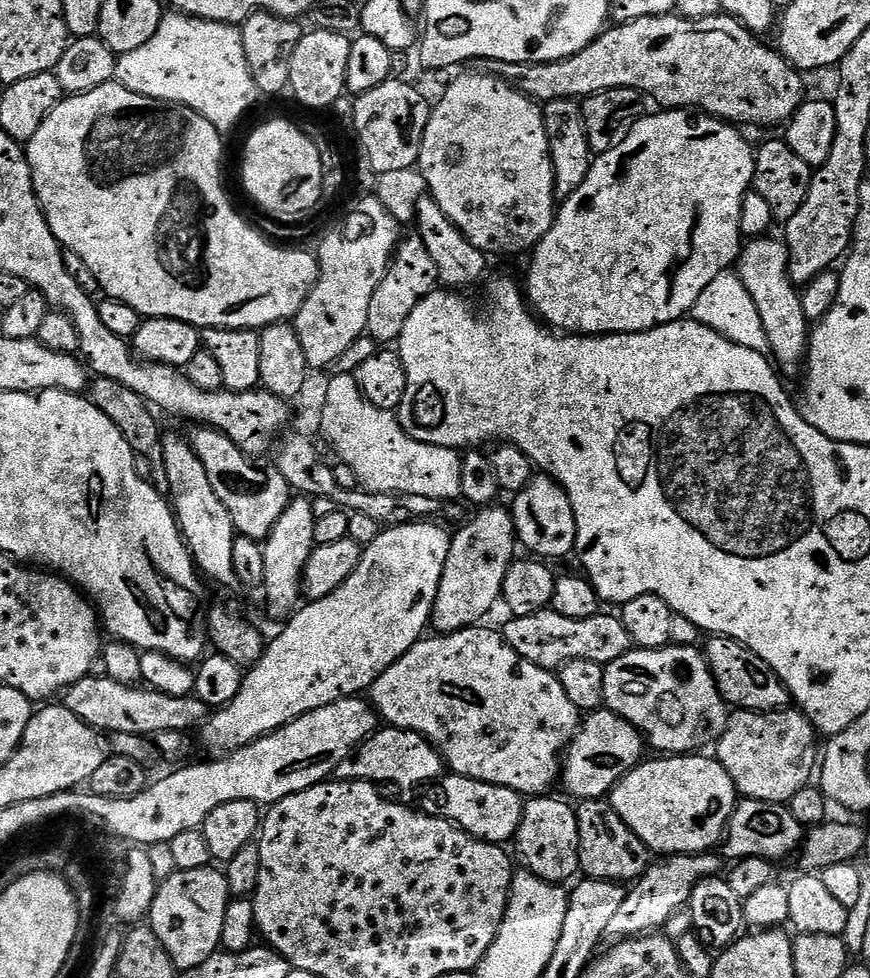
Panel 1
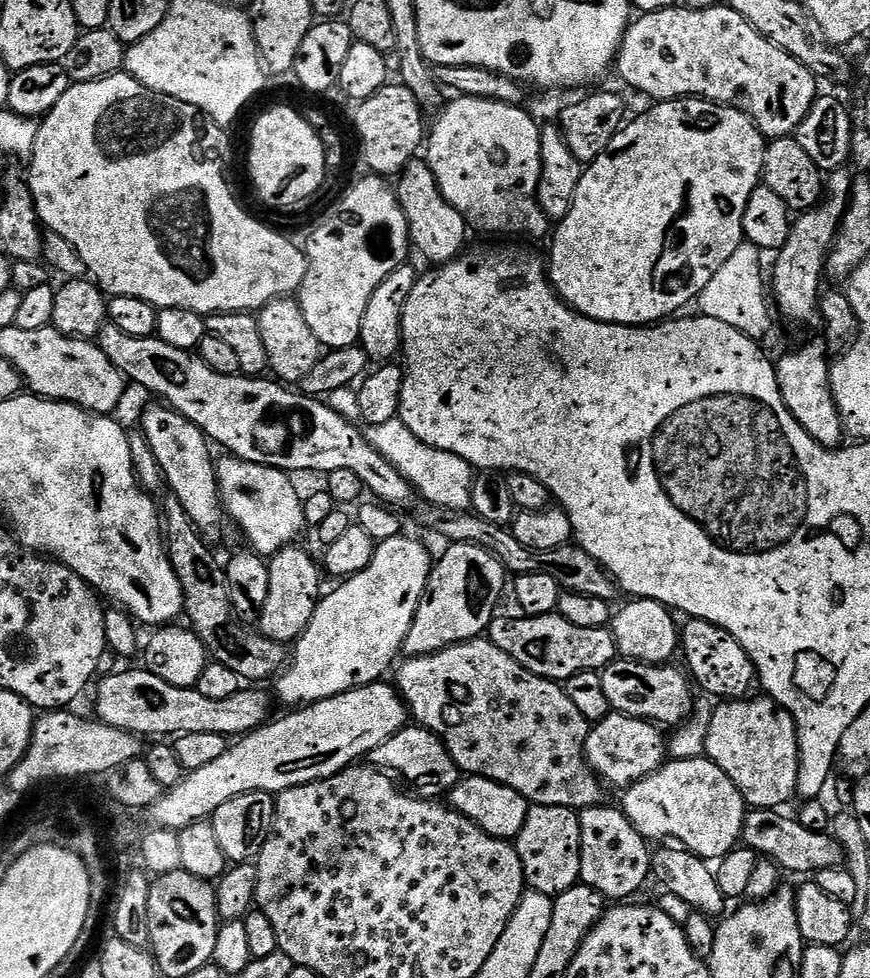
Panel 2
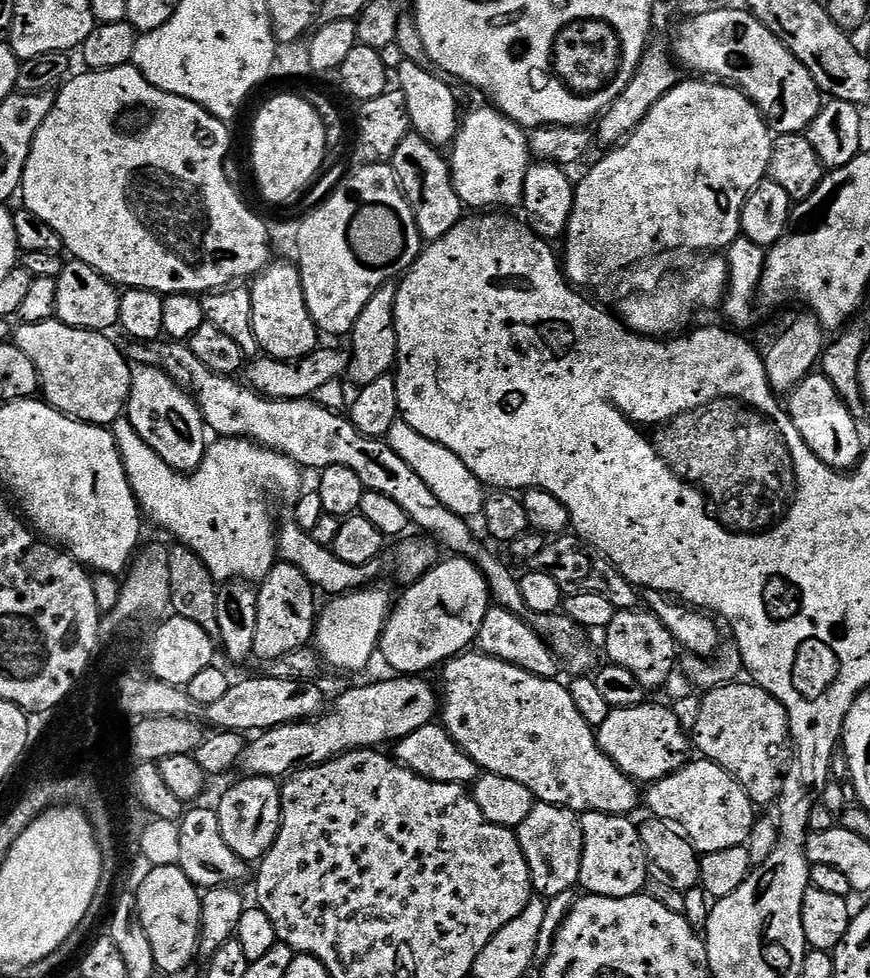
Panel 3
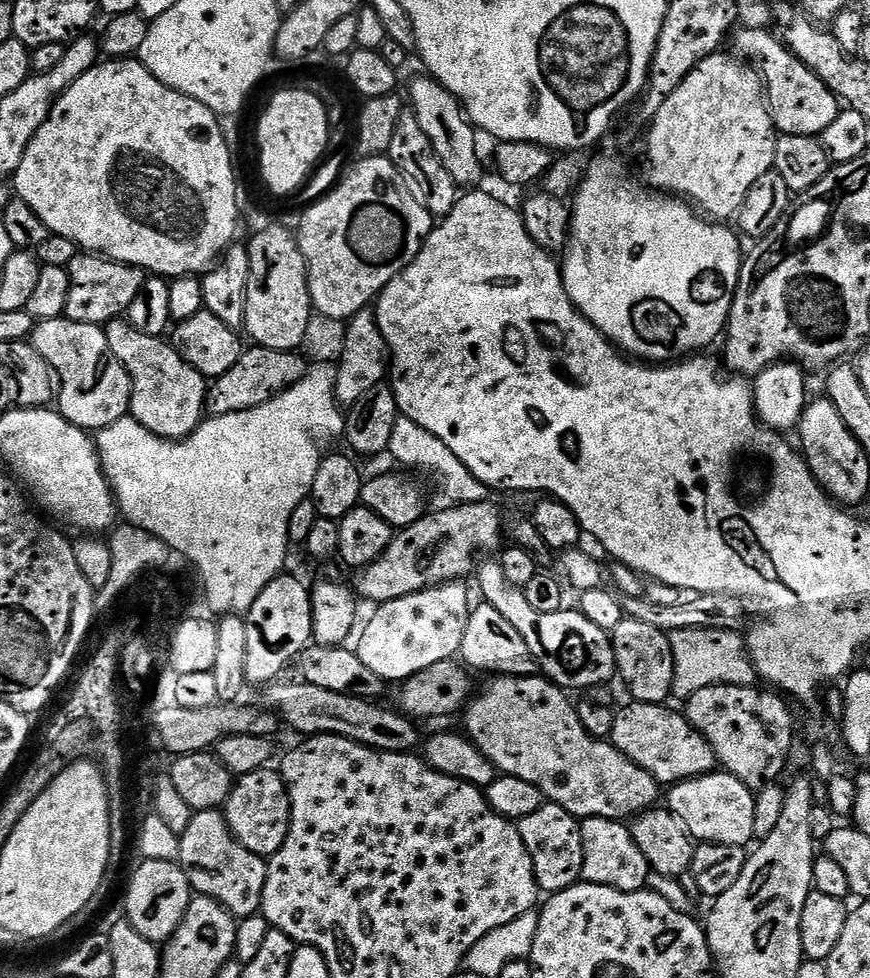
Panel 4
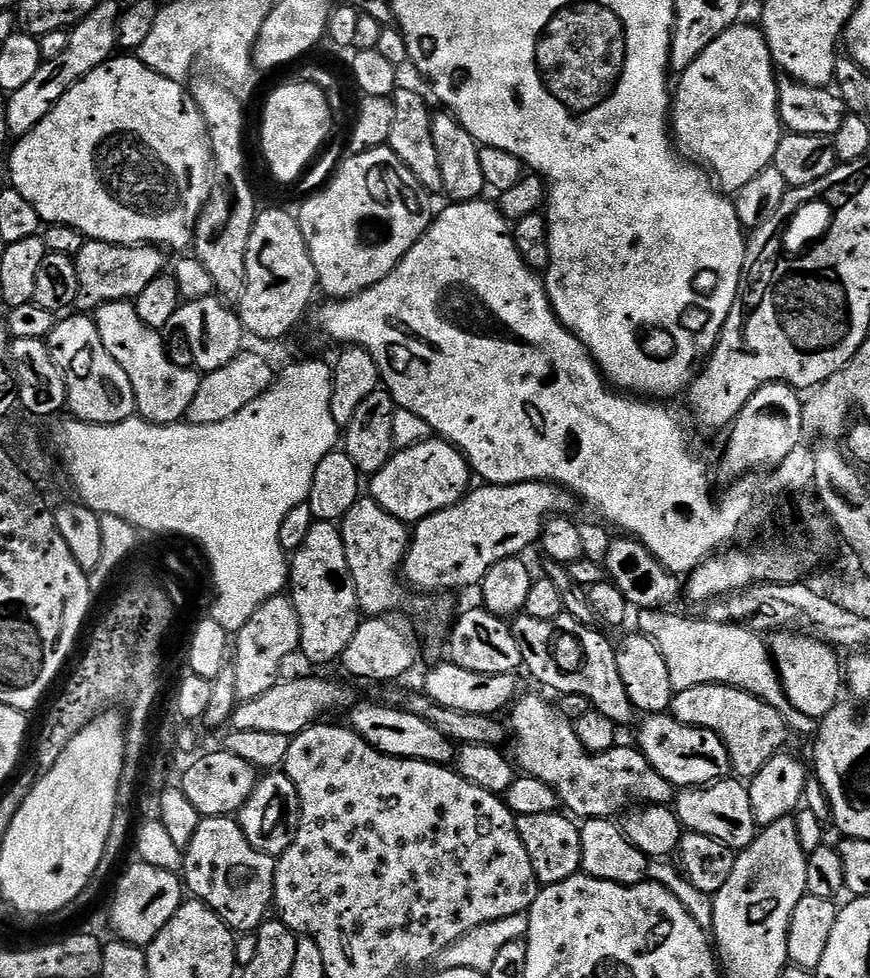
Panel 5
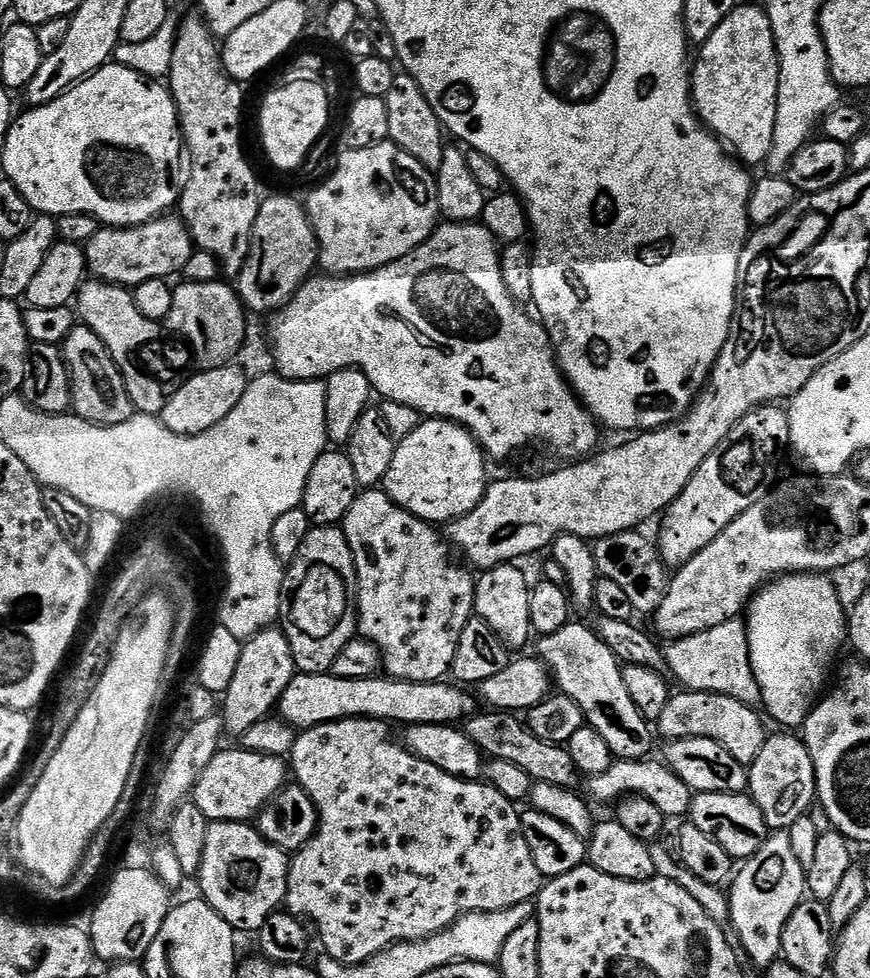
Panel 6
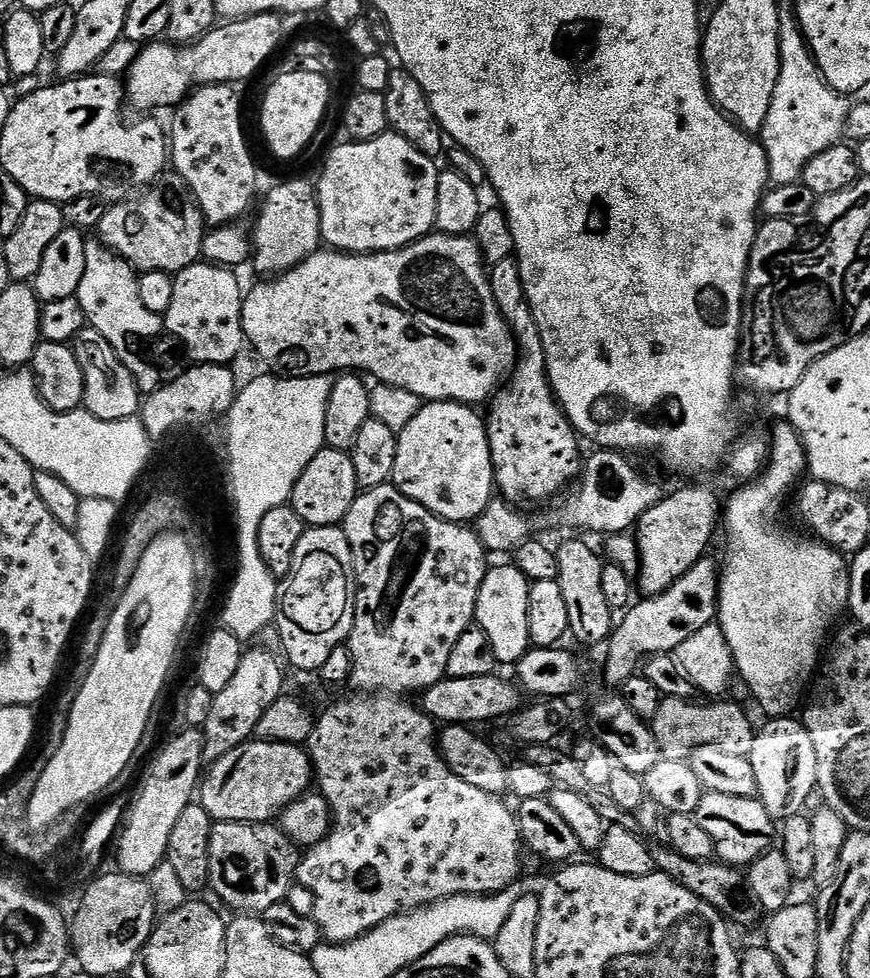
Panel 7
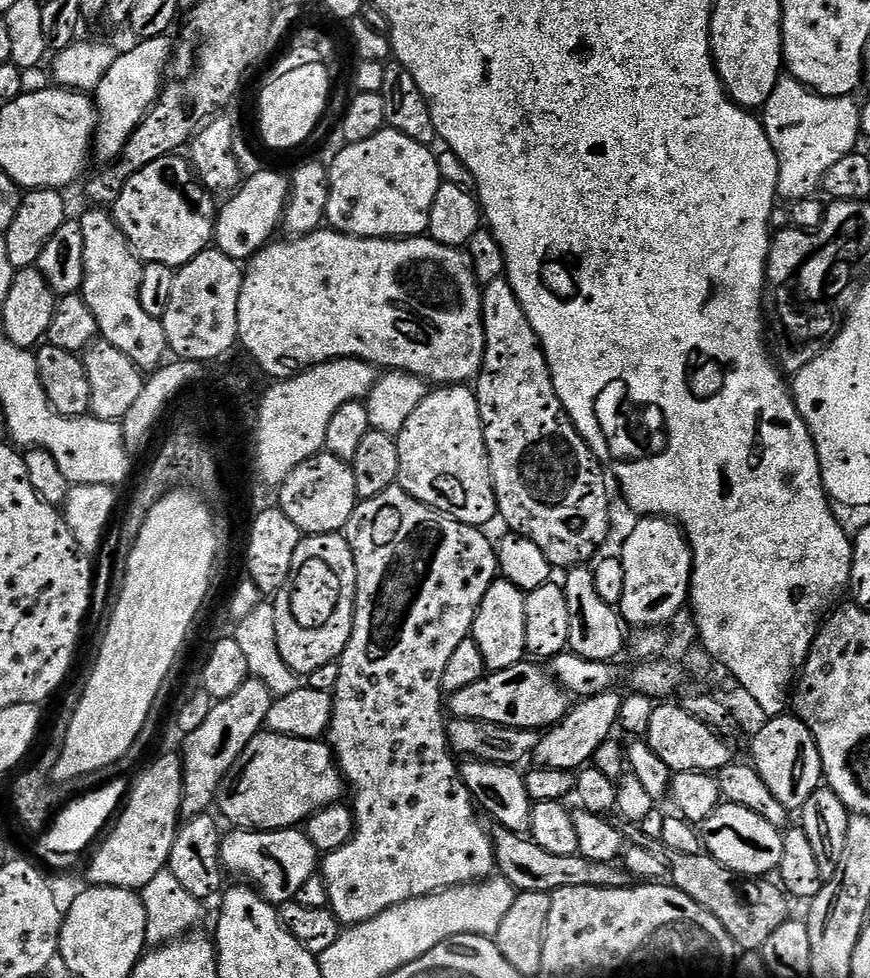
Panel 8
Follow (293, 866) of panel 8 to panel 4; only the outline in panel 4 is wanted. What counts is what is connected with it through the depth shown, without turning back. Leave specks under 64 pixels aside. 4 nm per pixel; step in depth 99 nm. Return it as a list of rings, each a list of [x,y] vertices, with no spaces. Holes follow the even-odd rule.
[[[193,811],[190,826],[180,836],[181,870],[186,874],[193,893],[214,898],[234,917],[257,915],[266,886],[268,865],[265,857],[246,850],[232,836],[223,811]]]

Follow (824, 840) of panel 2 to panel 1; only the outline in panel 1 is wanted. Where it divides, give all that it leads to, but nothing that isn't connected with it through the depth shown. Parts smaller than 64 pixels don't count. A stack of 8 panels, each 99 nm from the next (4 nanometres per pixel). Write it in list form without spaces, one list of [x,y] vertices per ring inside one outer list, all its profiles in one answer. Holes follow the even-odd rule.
[[[741,799],[732,811],[722,841],[722,856],[725,861],[735,862],[746,858],[766,858],[773,862],[784,860],[803,844],[806,835],[804,825],[799,824],[783,804],[771,804],[761,800]]]

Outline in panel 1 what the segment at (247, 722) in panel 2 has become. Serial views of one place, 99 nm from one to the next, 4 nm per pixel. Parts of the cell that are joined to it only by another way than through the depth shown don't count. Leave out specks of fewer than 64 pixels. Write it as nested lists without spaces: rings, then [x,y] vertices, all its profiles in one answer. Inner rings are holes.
[[[93,674],[74,682],[63,693],[62,703],[71,712],[78,714],[82,722],[86,722],[101,733],[121,732],[149,738],[155,737],[156,733],[162,730],[191,733],[199,729],[210,715],[208,705],[203,704],[195,694],[190,696],[162,694],[147,686],[114,682],[106,674]]]

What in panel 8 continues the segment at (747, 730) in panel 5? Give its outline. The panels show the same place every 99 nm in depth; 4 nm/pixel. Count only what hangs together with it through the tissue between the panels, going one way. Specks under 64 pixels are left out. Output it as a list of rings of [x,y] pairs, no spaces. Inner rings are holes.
[[[660,702],[656,704],[654,714],[650,717],[647,741],[648,745],[662,762],[674,774],[694,770],[695,772],[719,773],[720,769],[733,763],[732,748],[727,739],[708,724],[704,724],[688,713],[679,703]],[[728,743],[728,744],[727,744]]]

